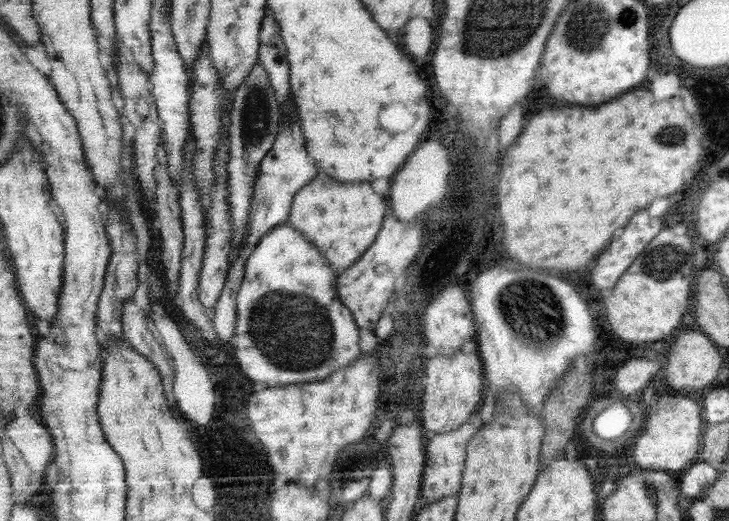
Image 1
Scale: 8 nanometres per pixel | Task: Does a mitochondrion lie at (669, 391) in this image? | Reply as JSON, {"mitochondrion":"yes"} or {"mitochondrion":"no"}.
{"mitochondrion":"no"}

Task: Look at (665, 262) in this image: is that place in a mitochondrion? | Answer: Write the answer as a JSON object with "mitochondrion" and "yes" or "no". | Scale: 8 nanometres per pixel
{"mitochondrion":"yes"}

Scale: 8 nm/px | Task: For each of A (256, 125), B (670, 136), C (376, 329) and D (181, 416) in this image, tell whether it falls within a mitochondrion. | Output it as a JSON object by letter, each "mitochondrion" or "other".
{"A":"mitochondrion","B":"mitochondrion","C":"other","D":"other"}

